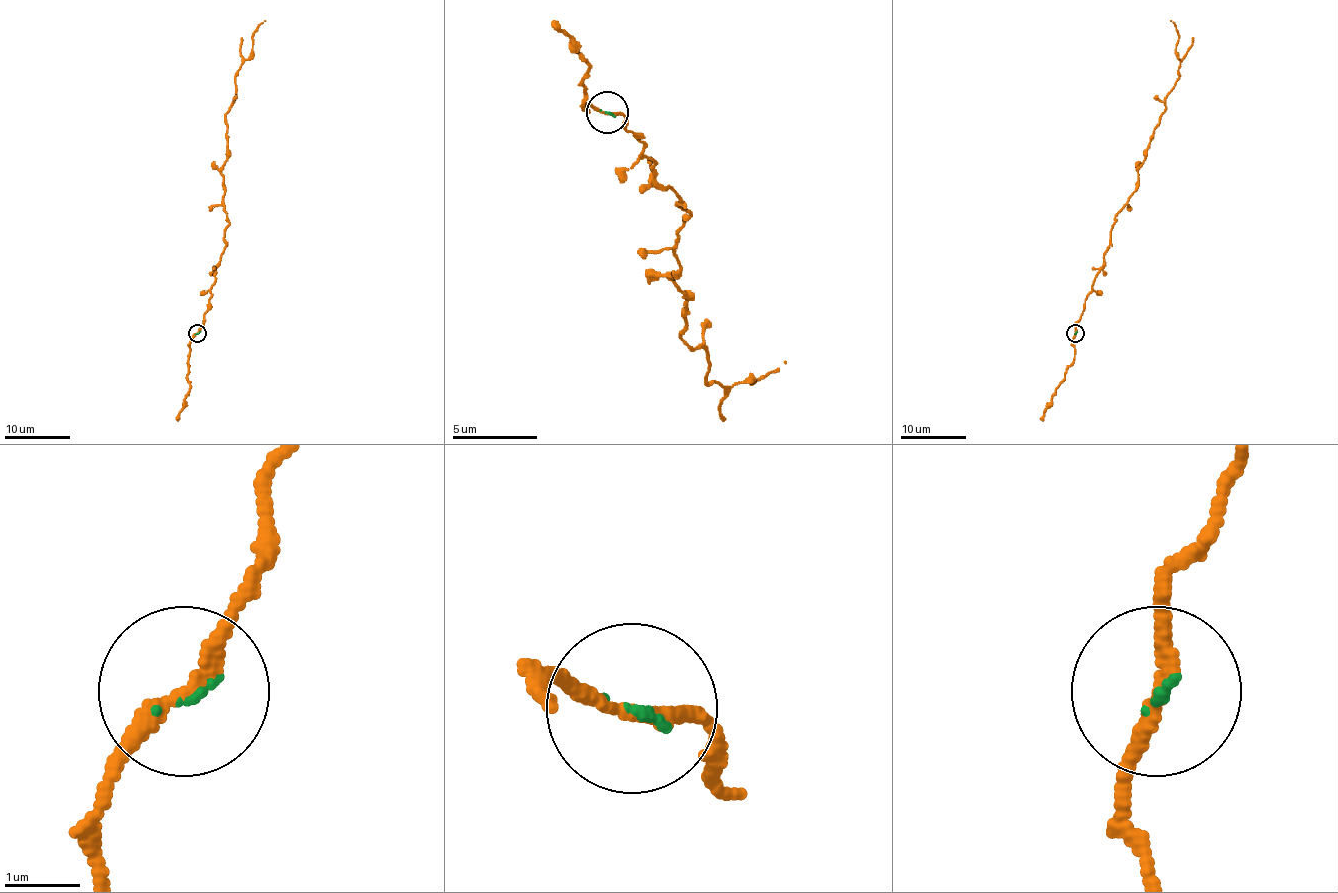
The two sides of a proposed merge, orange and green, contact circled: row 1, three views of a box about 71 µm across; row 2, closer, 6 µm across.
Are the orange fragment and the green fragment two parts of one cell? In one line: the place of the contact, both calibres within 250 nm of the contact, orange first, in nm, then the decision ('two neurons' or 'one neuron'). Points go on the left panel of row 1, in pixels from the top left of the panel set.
at (197, 333); 180 nm thick on the orange side, 70 nm on the other; one neuron

